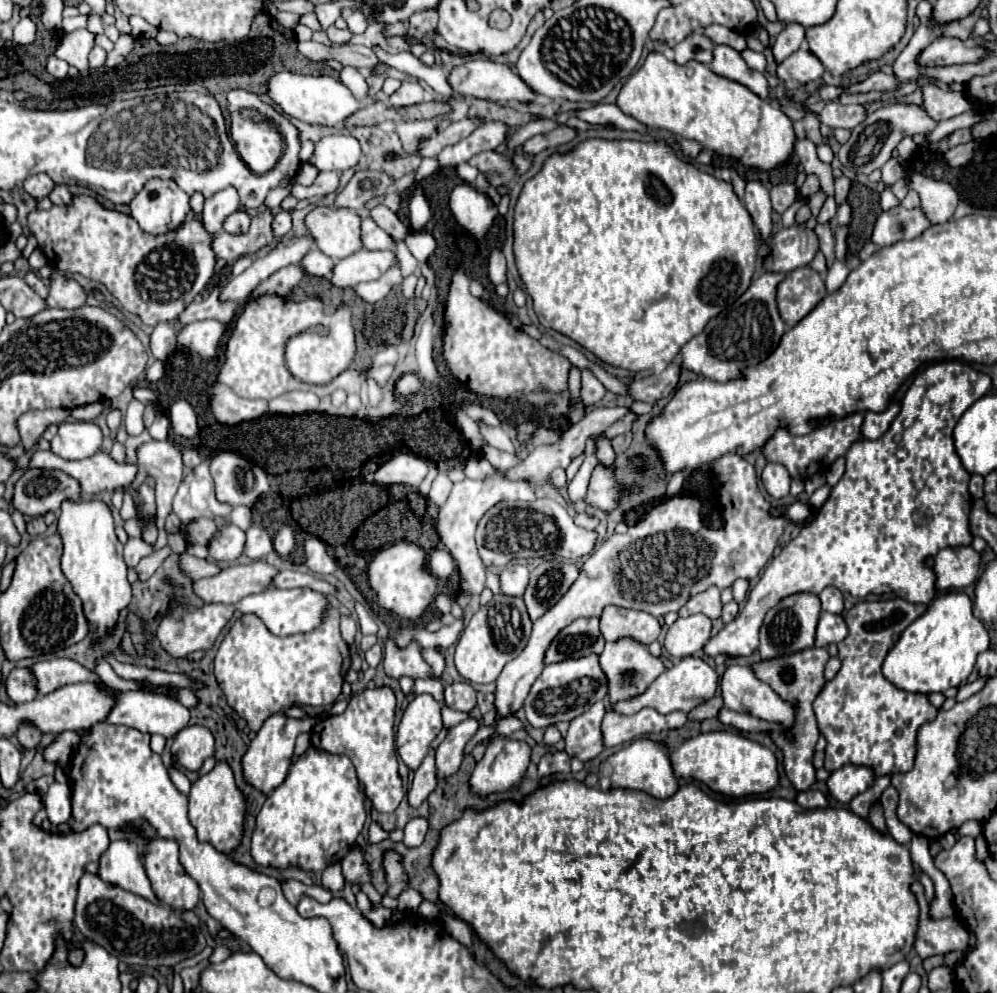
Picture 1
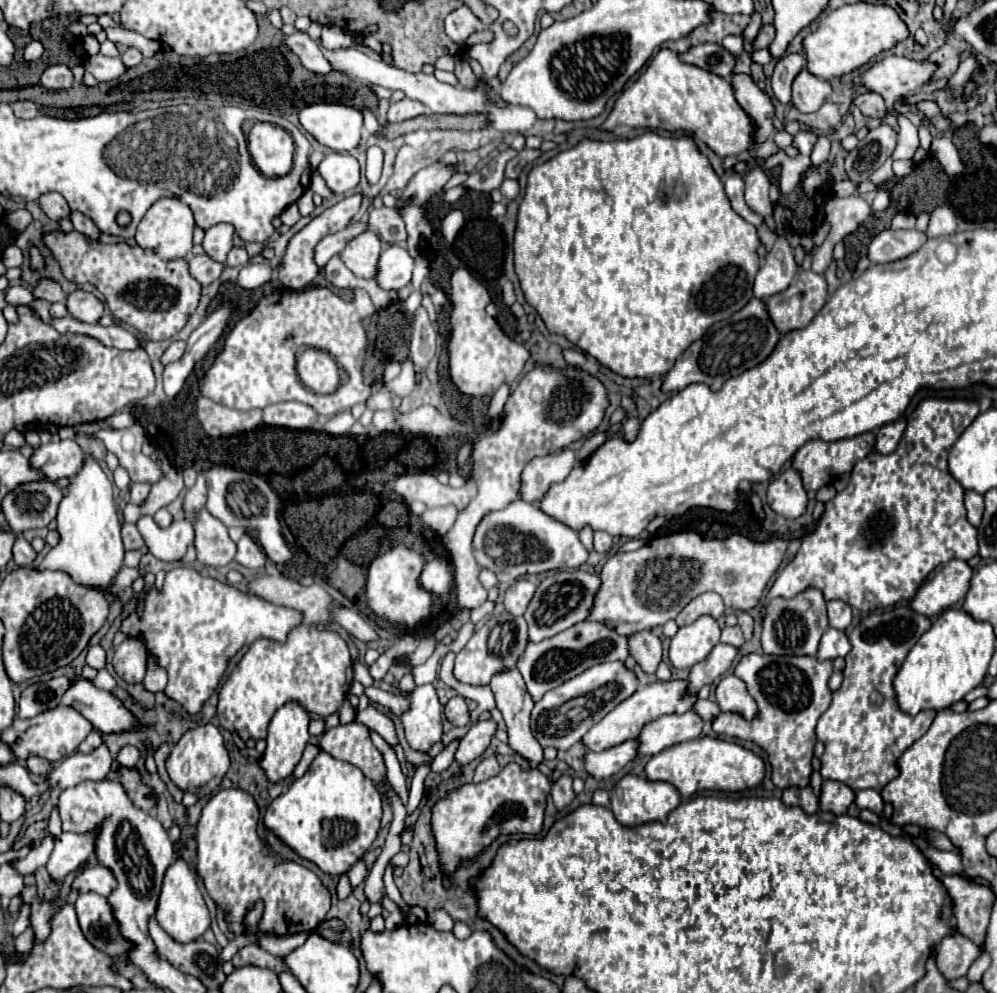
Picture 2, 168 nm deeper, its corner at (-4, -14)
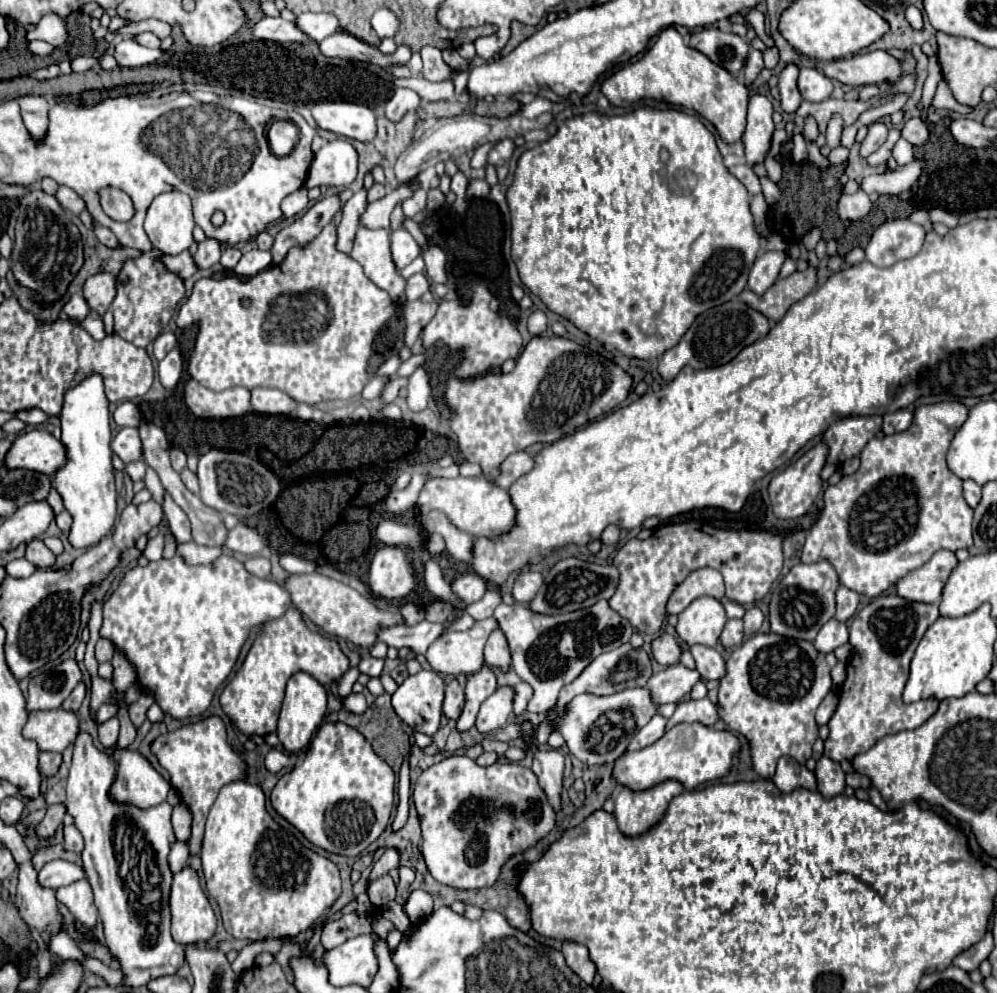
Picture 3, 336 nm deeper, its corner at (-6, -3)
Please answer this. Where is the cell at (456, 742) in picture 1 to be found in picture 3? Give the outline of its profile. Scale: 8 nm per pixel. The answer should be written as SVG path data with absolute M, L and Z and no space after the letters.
M498 687L480 707L476 727L482 733L494 731L502 727L508 721L508 715L512 713L512 701L514 701L514 687Z

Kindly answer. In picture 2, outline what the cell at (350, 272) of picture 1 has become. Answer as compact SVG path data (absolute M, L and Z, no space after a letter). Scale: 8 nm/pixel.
M390 246L380 254L374 280L382 290L402 290L412 280L412 258L402 246Z

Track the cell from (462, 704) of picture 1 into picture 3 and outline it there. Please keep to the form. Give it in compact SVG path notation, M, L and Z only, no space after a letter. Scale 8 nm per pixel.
M452 679L448 685L446 685L446 697L444 697L444 705L442 705L442 711L448 719L458 719L460 717L460 711L464 707L464 687Z

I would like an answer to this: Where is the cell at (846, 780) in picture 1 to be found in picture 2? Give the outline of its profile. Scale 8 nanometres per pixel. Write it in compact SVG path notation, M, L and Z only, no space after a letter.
M824 780L822 784L822 796L820 796L820 810L832 812L832 814L846 814L848 806L854 802L856 794L850 786L842 782Z

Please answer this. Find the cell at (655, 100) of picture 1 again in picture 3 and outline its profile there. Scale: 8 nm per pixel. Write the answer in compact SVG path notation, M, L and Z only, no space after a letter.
M674 27L664 29L656 43L638 61L624 65L606 77L600 89L616 107L628 107L638 99L658 99L692 109L708 119L726 143L736 143L744 135L748 89L738 83L732 73L712 63L706 55L684 45L682 35Z

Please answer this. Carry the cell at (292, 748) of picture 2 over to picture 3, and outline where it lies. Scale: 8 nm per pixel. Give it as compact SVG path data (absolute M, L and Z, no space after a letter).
M298 671L288 679L286 697L284 697L280 719L278 719L278 737L280 737L280 741L288 753L296 753L296 751L308 747L310 739L314 737L314 733L318 731L318 727L324 719L326 705L328 705L326 689L312 675Z

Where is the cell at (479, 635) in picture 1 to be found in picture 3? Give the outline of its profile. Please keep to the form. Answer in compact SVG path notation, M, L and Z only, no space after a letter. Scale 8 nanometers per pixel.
M490 617L484 621L476 621L476 625L468 631L444 633L436 639L436 643L432 643L432 647L428 647L424 657L430 663L430 667L438 673L454 677L462 673L476 673L484 663L482 651L486 639L490 631L496 627L496 621Z

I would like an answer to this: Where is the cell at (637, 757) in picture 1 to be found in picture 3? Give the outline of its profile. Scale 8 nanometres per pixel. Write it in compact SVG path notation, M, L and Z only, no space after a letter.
M664 781L652 789L646 791L630 791L622 789L614 803L616 803L616 823L618 829L626 837L642 835L644 831L650 831L666 813L668 803L680 795L684 787L678 781Z

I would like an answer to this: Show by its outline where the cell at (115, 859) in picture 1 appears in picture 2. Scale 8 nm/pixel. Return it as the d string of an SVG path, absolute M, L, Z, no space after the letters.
M94 866L84 870L72 884L74 888L78 888L80 892L96 892L100 896L108 896L110 890L114 890L114 886L118 886L118 882L114 882L114 874L110 874L110 870L106 870L106 866Z

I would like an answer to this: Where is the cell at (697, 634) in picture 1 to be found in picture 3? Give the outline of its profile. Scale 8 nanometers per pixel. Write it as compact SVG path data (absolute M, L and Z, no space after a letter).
M708 595L694 599L680 615L678 615L678 637L686 645L702 643L714 647L720 639L720 633L726 623L724 605L718 599Z

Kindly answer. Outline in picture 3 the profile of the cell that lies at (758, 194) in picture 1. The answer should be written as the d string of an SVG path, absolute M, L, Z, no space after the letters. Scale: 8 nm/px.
M752 95L748 101L748 125L744 131L744 147L746 147L746 163L764 163L764 157L770 149L770 139L774 133L772 121L772 103L764 95Z

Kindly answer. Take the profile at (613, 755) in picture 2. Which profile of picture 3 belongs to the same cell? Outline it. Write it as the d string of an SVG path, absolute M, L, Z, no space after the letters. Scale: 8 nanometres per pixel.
M654 715L648 725L644 725L630 741L628 745L628 751L636 751L636 749L642 749L642 747L648 747L652 745L654 741L658 741L666 731L666 717L662 715Z

